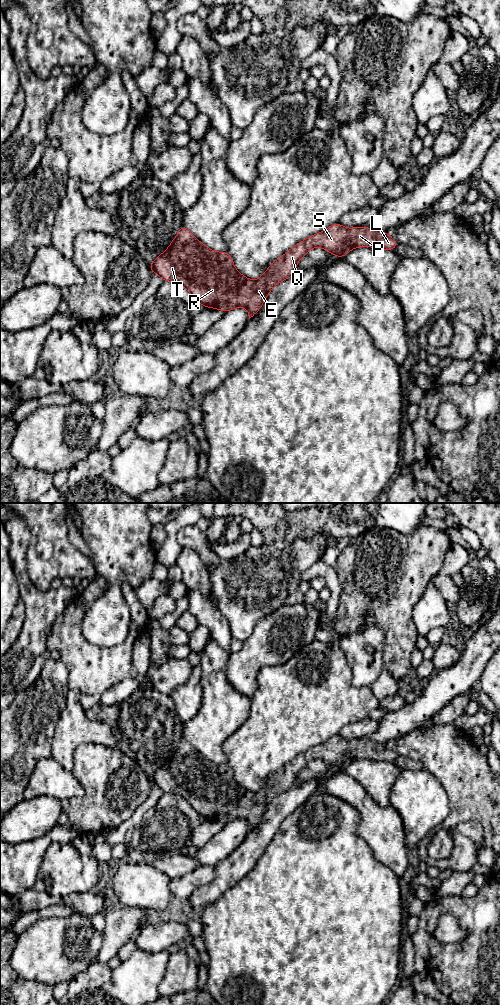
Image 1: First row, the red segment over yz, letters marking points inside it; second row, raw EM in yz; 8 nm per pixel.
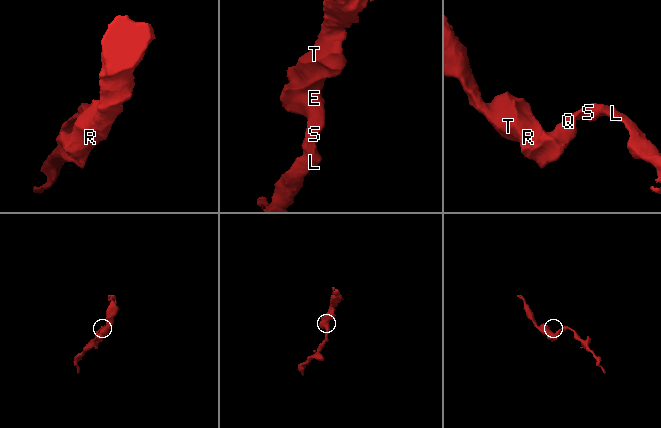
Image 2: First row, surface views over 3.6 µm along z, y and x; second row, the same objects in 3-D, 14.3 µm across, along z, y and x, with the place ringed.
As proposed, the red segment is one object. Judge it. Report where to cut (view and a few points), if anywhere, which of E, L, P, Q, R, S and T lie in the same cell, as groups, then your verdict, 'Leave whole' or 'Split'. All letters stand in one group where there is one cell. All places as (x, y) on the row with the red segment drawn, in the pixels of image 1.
No split. Groups: E L P Q R S T. Leave whole

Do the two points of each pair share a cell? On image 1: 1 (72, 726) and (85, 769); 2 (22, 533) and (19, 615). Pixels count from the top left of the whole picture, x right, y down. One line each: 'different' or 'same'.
1: different
2: different

